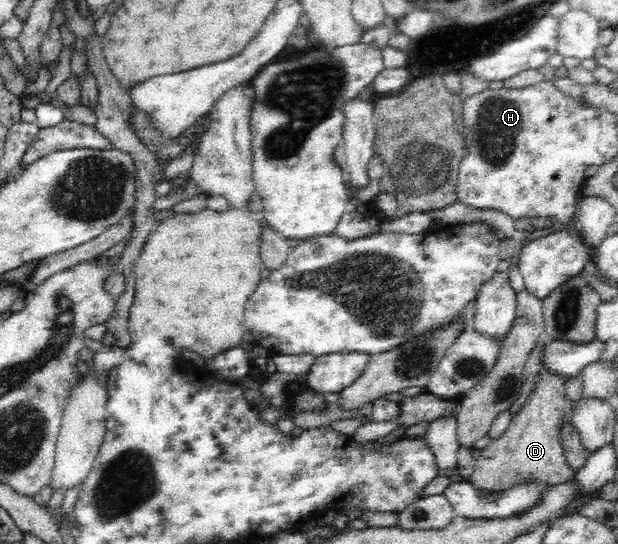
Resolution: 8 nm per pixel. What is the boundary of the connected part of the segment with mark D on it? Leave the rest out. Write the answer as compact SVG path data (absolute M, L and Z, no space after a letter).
M542 367L539 379L526 402L512 417L505 434L492 440L475 461L468 481L480 492L501 492L519 482L542 482L545 486L563 484L574 478L575 472L566 463L561 430L566 421L572 420L575 402L567 396L565 380Z

